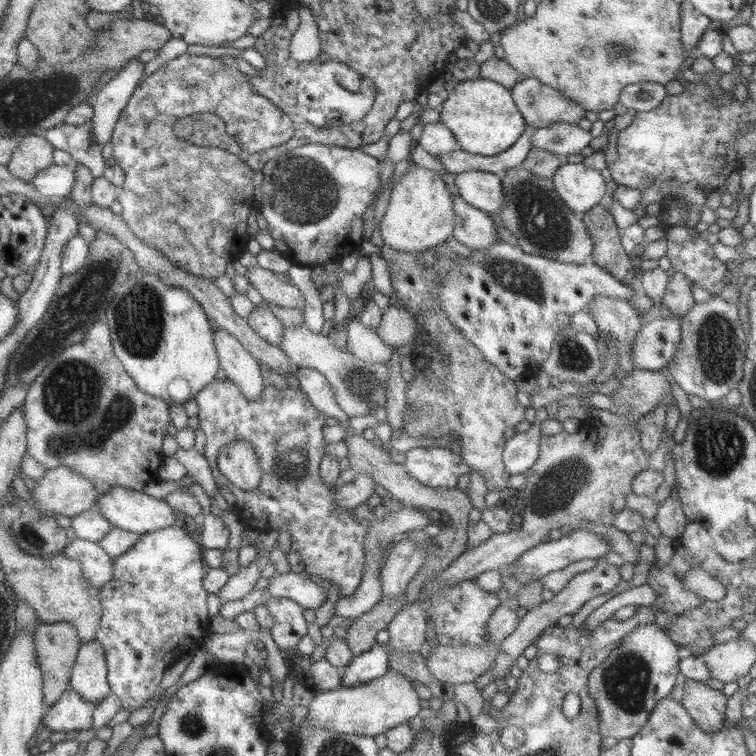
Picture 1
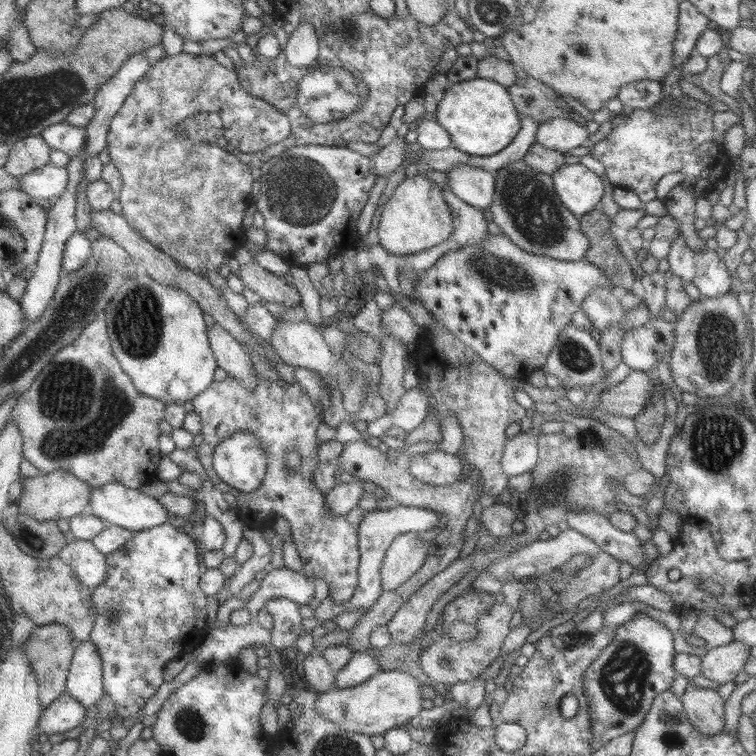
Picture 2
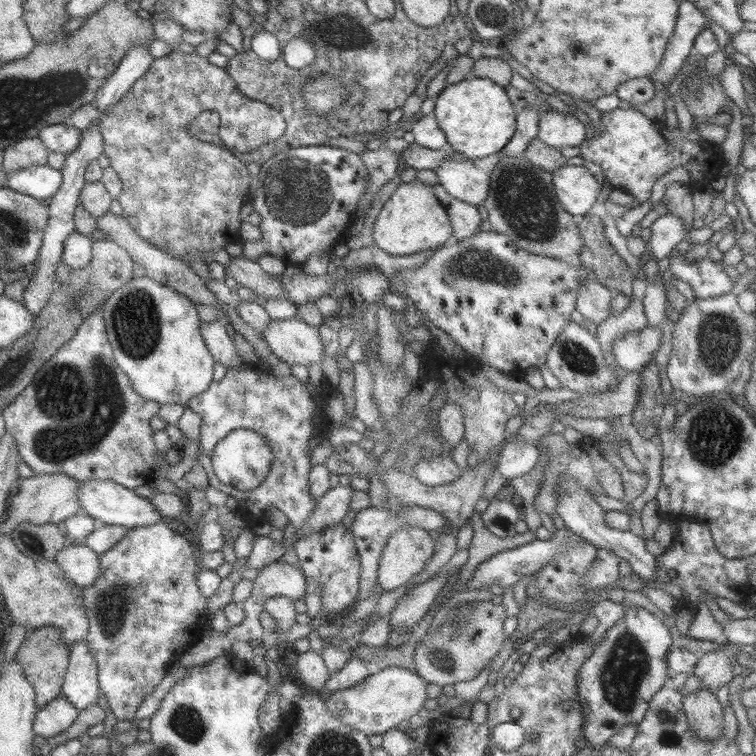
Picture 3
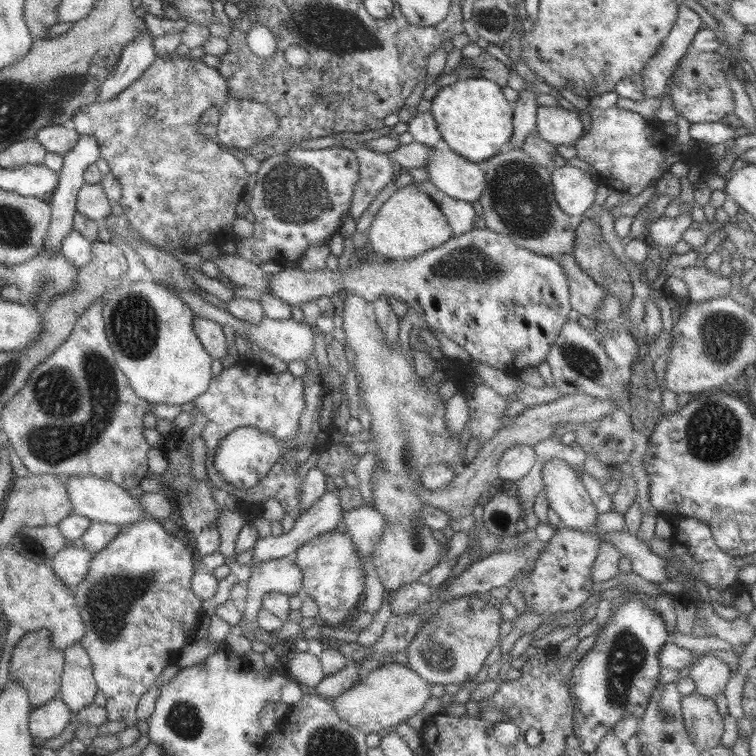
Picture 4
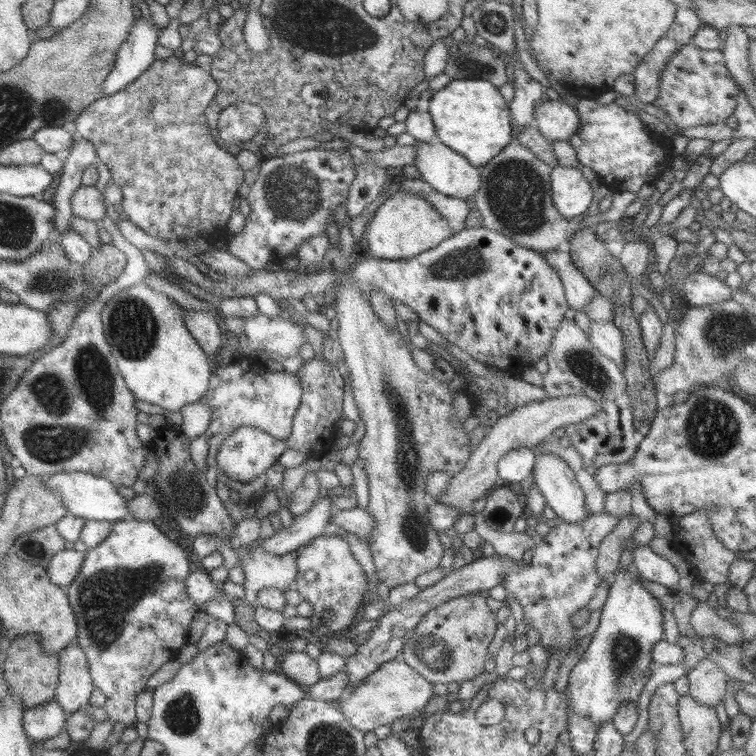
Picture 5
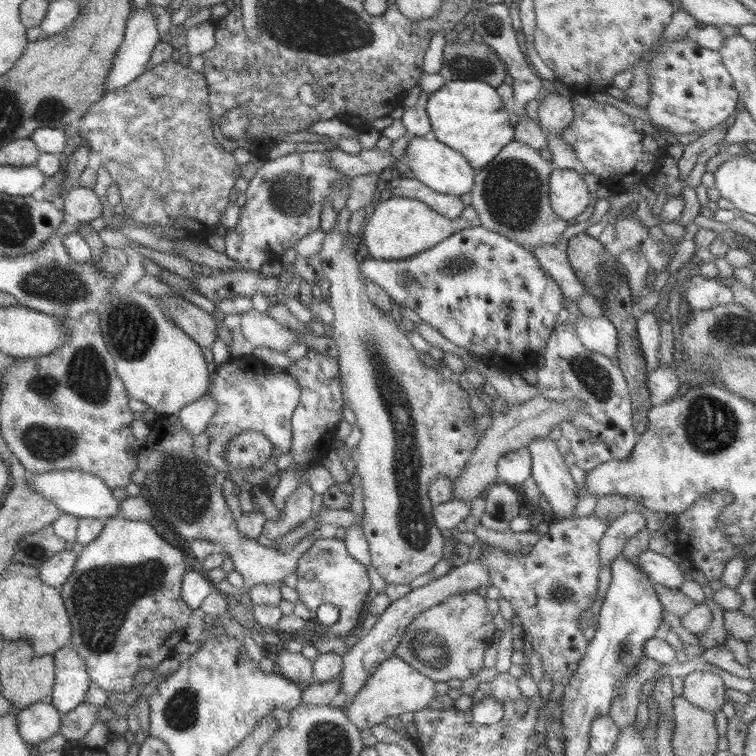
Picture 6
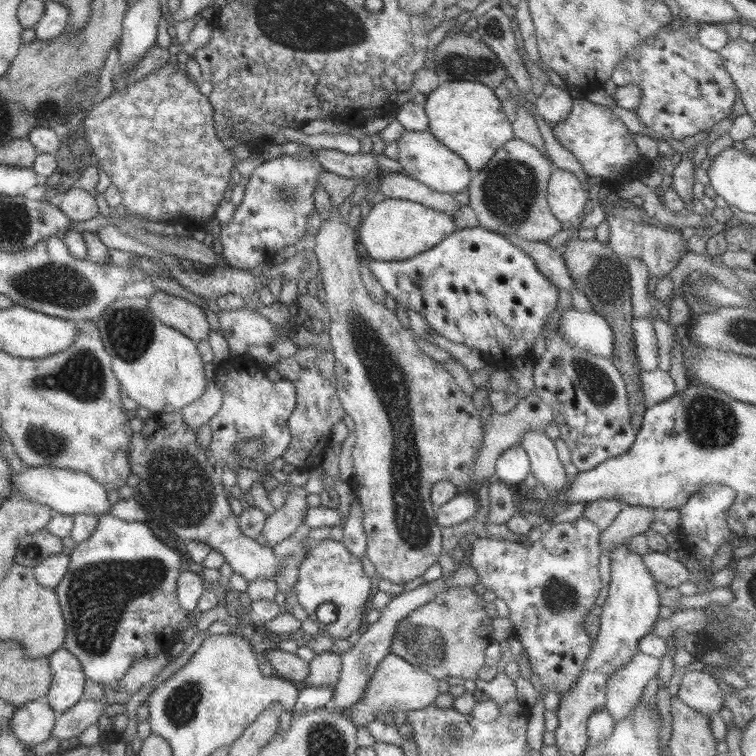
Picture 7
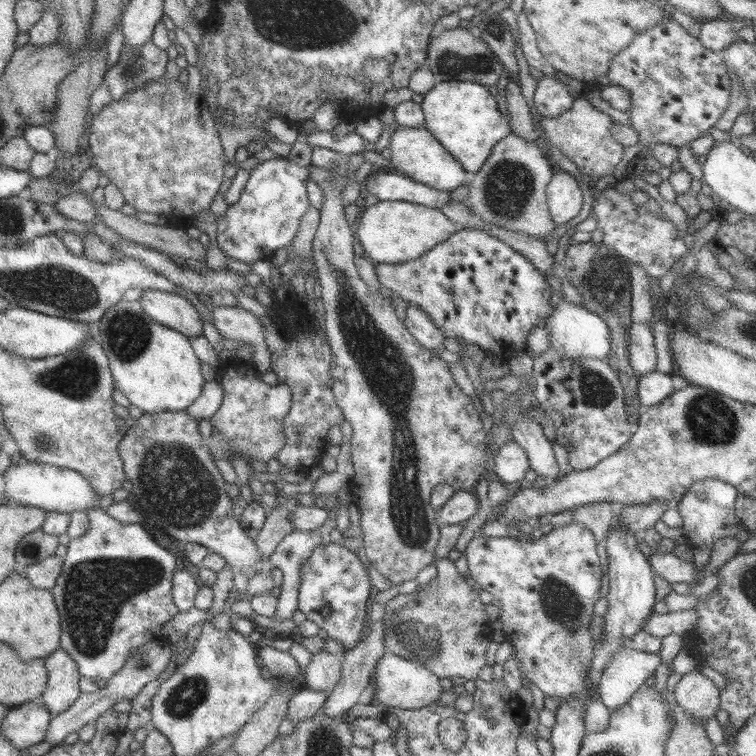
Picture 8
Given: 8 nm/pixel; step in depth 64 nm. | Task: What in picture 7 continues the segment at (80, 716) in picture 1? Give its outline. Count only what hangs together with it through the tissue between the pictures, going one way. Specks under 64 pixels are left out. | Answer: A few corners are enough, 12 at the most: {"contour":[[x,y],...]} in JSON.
{"contour":[[39,698],[17,708],[9,730],[23,746],[47,740],[56,713]]}

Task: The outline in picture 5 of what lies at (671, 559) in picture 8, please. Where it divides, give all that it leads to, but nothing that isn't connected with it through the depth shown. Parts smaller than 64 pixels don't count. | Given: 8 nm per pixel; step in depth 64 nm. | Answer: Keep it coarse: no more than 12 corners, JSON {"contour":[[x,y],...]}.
{"contour":[[635,546],[631,568],[642,580],[668,589],[677,570],[647,546]]}

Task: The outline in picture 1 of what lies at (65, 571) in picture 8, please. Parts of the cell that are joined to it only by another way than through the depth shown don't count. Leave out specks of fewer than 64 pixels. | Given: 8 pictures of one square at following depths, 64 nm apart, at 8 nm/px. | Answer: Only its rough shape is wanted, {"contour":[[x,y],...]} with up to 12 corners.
{"contour":[[148,532],[99,587],[109,693],[142,708],[209,631],[199,544]]}

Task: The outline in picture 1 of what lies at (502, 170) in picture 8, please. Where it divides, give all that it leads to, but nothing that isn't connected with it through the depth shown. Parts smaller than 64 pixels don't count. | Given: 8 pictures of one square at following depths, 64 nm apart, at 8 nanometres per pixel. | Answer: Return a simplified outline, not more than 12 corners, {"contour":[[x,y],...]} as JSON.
{"contour":[[520,164],[496,216],[524,253],[591,261],[582,215]]}

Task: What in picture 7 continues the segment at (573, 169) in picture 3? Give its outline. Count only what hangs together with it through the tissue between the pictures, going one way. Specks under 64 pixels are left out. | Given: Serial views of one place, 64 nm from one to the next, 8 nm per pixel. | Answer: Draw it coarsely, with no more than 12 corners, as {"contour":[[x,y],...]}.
{"contour":[[555,168],[545,196],[564,223],[582,213],[587,192],[572,173]]}

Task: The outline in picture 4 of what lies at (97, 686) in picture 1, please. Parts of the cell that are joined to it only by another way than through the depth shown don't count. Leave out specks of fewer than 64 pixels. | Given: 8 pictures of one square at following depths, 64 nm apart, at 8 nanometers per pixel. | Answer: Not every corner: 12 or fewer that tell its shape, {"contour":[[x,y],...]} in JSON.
{"contour":[[74,642],[61,650],[57,697],[72,714],[93,704],[91,662]]}

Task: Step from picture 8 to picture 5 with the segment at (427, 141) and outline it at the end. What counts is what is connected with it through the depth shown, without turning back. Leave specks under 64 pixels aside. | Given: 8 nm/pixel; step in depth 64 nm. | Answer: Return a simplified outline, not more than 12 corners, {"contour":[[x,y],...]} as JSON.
{"contour":[[415,141],[413,168],[435,192],[465,200],[477,167],[443,143]]}

